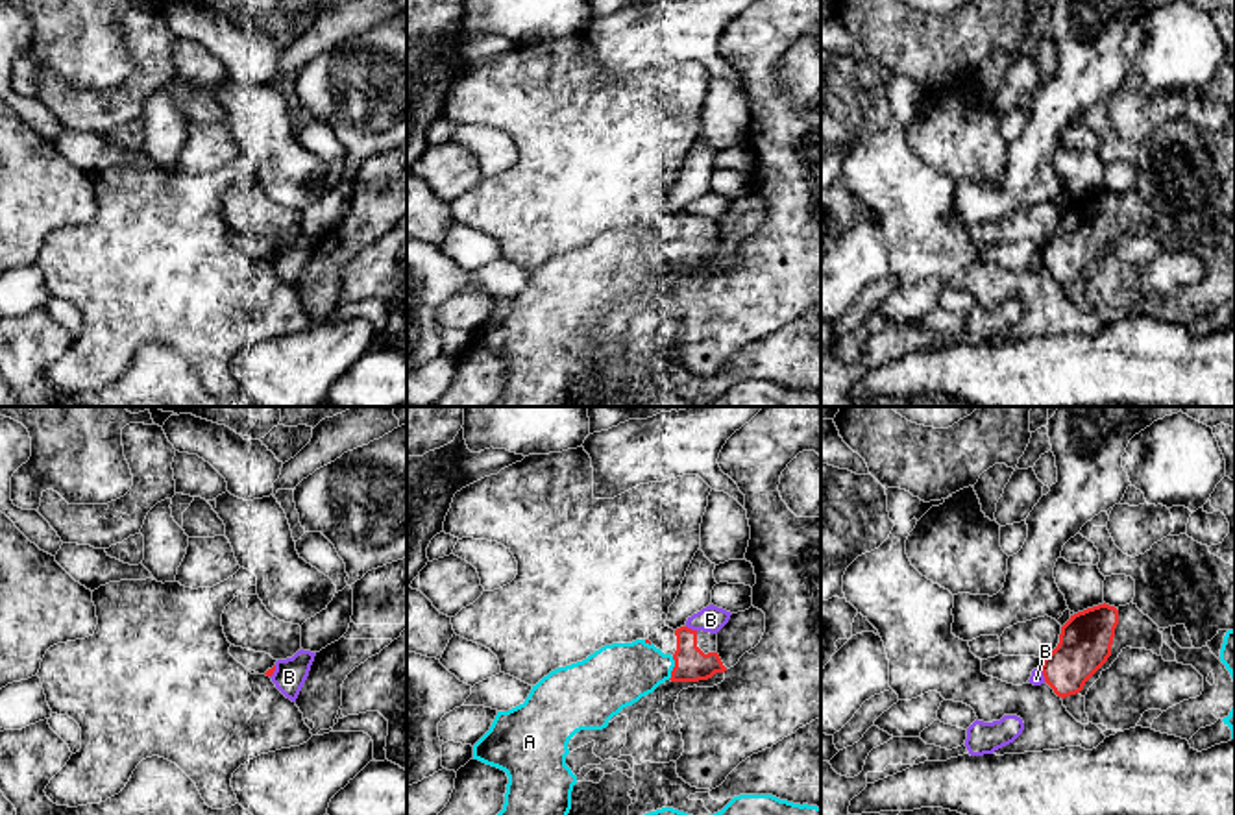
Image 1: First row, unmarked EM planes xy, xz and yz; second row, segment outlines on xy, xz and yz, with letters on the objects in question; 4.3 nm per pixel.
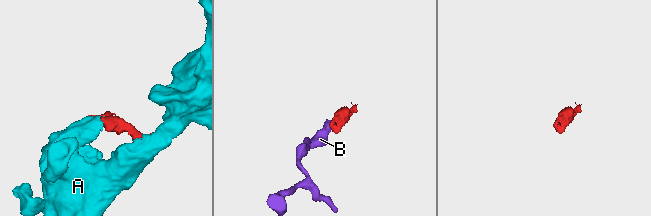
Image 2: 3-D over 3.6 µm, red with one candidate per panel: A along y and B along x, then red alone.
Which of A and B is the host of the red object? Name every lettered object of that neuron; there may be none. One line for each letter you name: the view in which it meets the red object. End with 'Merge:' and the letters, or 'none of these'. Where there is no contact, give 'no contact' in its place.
A: contact in xz
Merge: A

